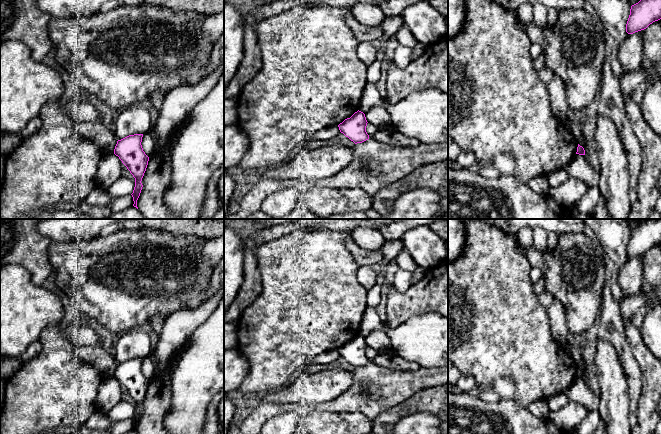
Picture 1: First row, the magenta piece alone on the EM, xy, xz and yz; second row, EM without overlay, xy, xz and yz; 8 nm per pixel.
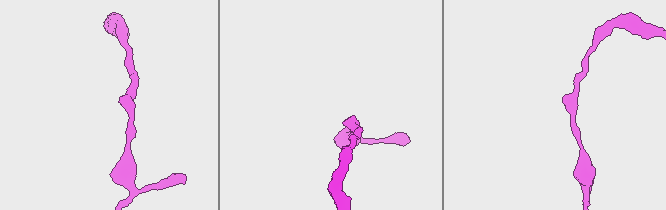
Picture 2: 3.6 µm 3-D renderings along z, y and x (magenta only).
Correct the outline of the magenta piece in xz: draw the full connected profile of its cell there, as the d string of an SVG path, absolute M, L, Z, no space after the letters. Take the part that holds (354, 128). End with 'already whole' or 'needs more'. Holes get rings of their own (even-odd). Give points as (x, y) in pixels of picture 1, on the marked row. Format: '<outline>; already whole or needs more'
M358 110L350 118L340 123L338 127L341 133L357 144L369 139L366 132L367 123L365 114Z; already whole

